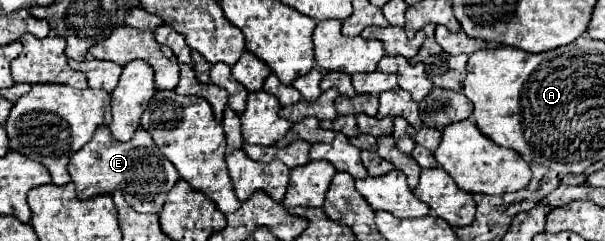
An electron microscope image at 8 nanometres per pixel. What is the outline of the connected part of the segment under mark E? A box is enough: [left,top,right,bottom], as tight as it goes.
[67,128,179,214]

